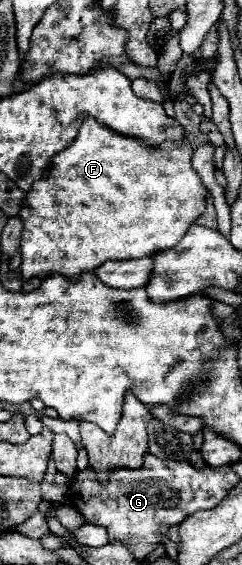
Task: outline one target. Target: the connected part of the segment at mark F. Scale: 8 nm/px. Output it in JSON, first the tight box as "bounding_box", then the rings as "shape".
{"bounding_box":[19,117,207,281],"shape":[[[87,117],[73,145],[53,157],[47,177],[37,181],[35,189],[27,193],[19,213],[25,223],[21,235],[23,279],[29,281],[31,277],[49,277],[55,273],[67,279],[79,279],[81,273],[95,271],[105,261],[141,259],[173,249],[189,227],[205,213],[207,205],[207,187],[193,169],[191,155],[193,147],[187,139],[151,145],[137,137],[113,133],[113,129]]]}

